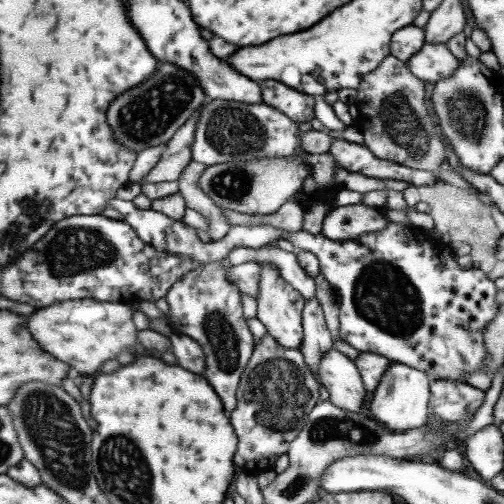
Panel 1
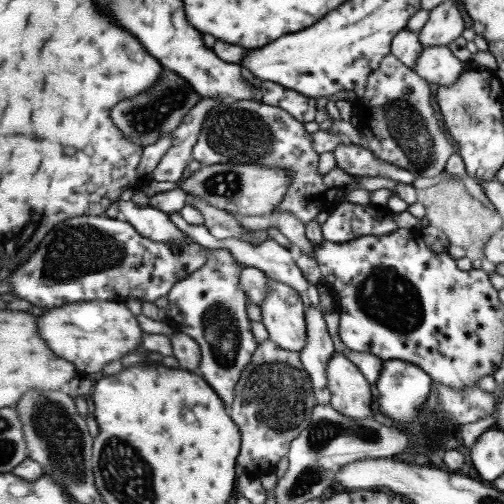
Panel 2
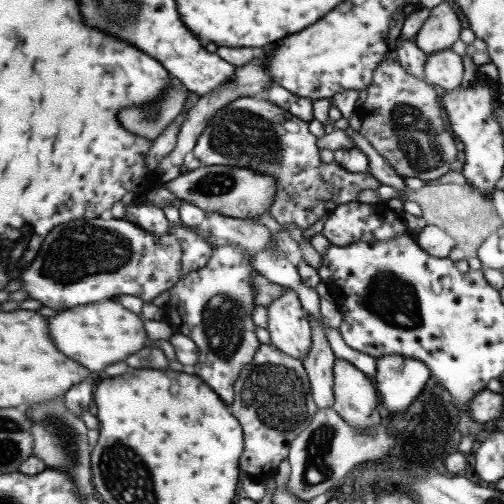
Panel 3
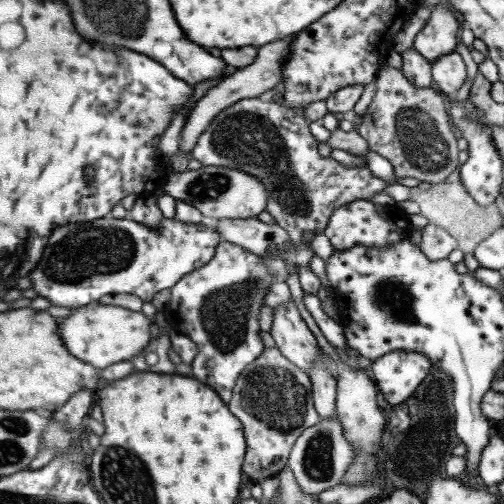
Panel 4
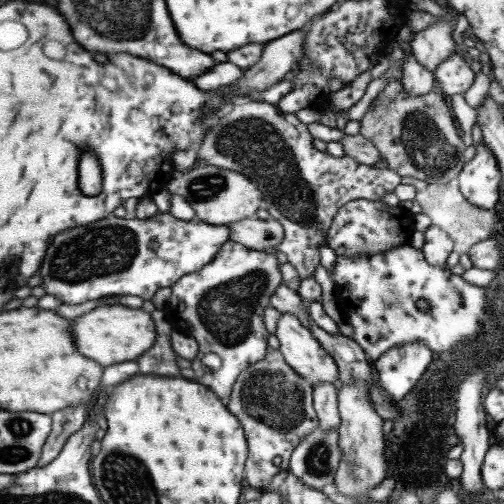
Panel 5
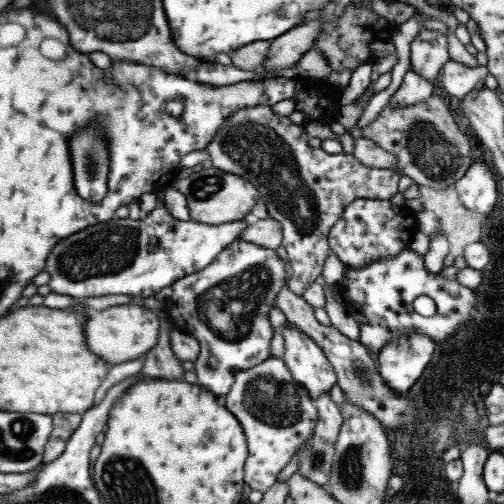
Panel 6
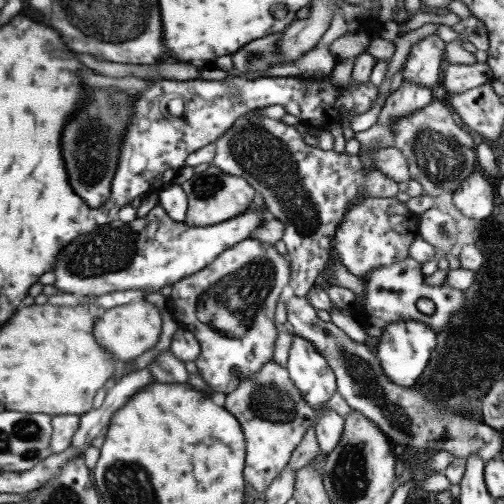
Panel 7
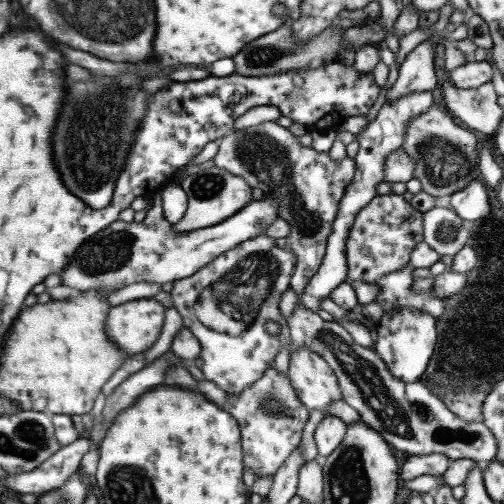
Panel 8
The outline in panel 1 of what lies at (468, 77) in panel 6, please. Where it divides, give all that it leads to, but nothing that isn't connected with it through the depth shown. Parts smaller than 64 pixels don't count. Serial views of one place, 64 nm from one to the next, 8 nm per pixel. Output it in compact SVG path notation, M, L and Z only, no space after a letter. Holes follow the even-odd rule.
M425 44L425 48L407 62L411 72L427 84L451 78L459 66L459 60L447 50L445 44Z

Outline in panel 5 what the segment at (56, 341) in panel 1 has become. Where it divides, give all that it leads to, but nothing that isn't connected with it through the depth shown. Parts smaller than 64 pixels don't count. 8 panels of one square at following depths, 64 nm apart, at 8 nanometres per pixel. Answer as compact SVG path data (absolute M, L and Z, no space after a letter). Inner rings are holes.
M103 304L101 308L95 308L85 316L77 318L73 334L85 358L99 362L103 368L109 368L113 364L123 364L123 362L137 362L139 358L143 358L143 354L147 354L147 350L155 346L159 338L157 322L151 312L143 308L135 310L135 308L111 306L111 304Z

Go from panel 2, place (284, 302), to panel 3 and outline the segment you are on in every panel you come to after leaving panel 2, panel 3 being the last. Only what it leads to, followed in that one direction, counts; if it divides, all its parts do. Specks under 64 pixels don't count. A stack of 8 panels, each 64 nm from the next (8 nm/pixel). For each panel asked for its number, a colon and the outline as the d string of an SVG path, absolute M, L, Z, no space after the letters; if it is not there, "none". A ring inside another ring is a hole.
3: M289 290L267 308L271 312L267 328L271 342L279 346L279 350L291 354L291 358L305 362L313 350L315 334L311 322L305 318L309 310L303 306L299 292Z

